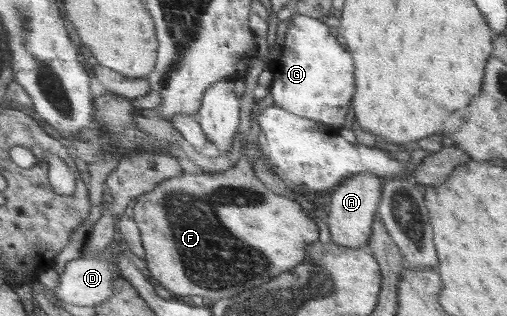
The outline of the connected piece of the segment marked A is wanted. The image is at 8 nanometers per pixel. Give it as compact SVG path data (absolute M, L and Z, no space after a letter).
M372 172L354 173L328 194L330 213L326 225L330 230L332 243L342 248L353 249L368 245L372 236L375 213L379 202L382 200L382 191L379 176Z

